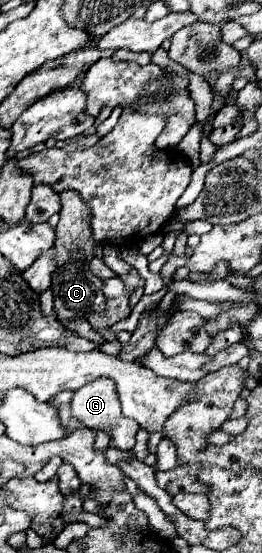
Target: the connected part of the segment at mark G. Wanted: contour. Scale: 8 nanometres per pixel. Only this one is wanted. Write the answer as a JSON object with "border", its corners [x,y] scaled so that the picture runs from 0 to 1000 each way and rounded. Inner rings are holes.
{"border":[[[378,682],[370,689],[347,689],[279,711],[271,754],[309,761],[332,776],[370,776],[370,779],[408,783],[424,794],[416,805],[439,812],[477,816],[477,812],[508,812],[508,805],[515,805],[515,783],[523,783],[531,769],[462,750],[462,736],[447,725],[447,707],[431,703],[431,689],[416,689],[401,682]]]}

